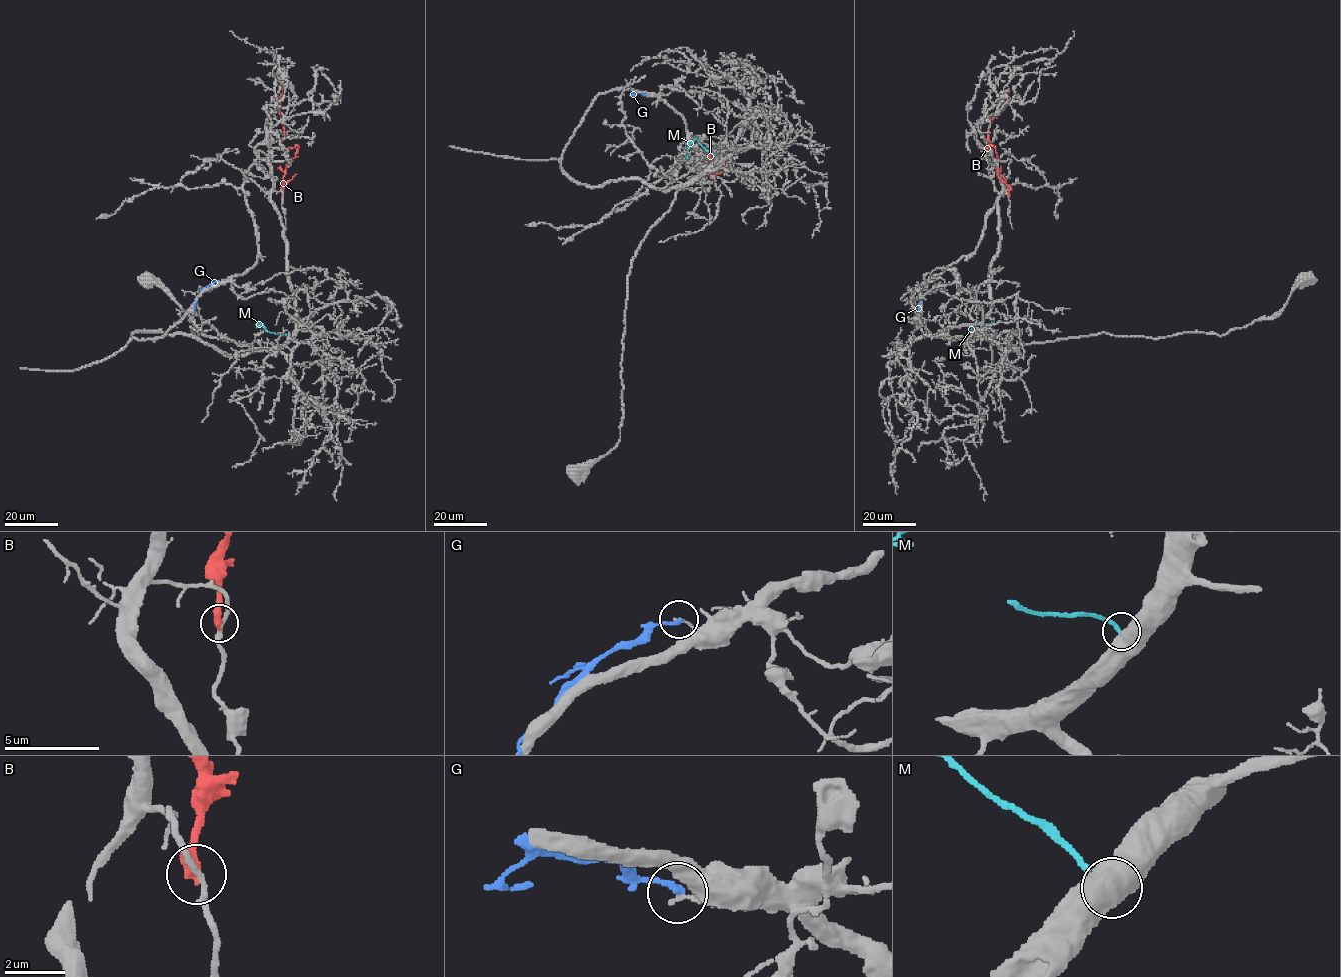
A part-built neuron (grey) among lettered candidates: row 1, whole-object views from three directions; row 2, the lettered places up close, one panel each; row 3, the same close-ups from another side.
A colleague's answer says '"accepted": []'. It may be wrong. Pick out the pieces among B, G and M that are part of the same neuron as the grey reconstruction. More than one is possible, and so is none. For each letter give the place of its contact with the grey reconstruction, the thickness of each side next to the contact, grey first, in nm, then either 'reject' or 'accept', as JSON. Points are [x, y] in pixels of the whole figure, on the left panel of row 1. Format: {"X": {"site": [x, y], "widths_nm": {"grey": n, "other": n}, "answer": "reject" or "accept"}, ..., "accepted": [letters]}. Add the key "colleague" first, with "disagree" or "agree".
{"colleague": "agree", "B": {"site": [282, 196], "widths_nm": {"grey": 200, "other": 420}, "answer": "reject"}, "G": {"site": [218, 281], "widths_nm": {"grey": 130, "other": 200}, "answer": "reject"}, "M": {"site": [289, 337], "widths_nm": {"grey": 700, "other": 240}, "answer": "reject"}, "accepted": []}

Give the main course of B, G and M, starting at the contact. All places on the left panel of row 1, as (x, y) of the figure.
B: (282, 196), (286, 165), (295, 157), (298, 145), (280, 149), (284, 138), (279, 106), (283, 85)
G: (218, 281), (198, 296), (192, 310)
M: (289, 337), (269, 332), (258, 321)

